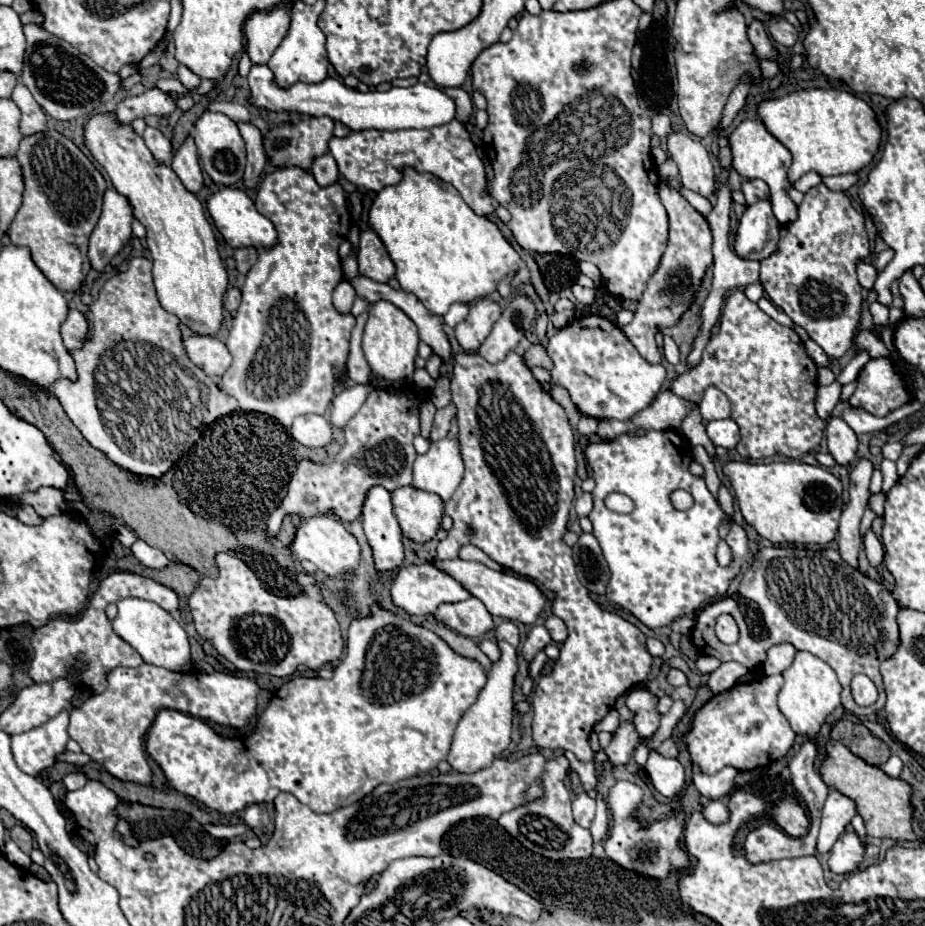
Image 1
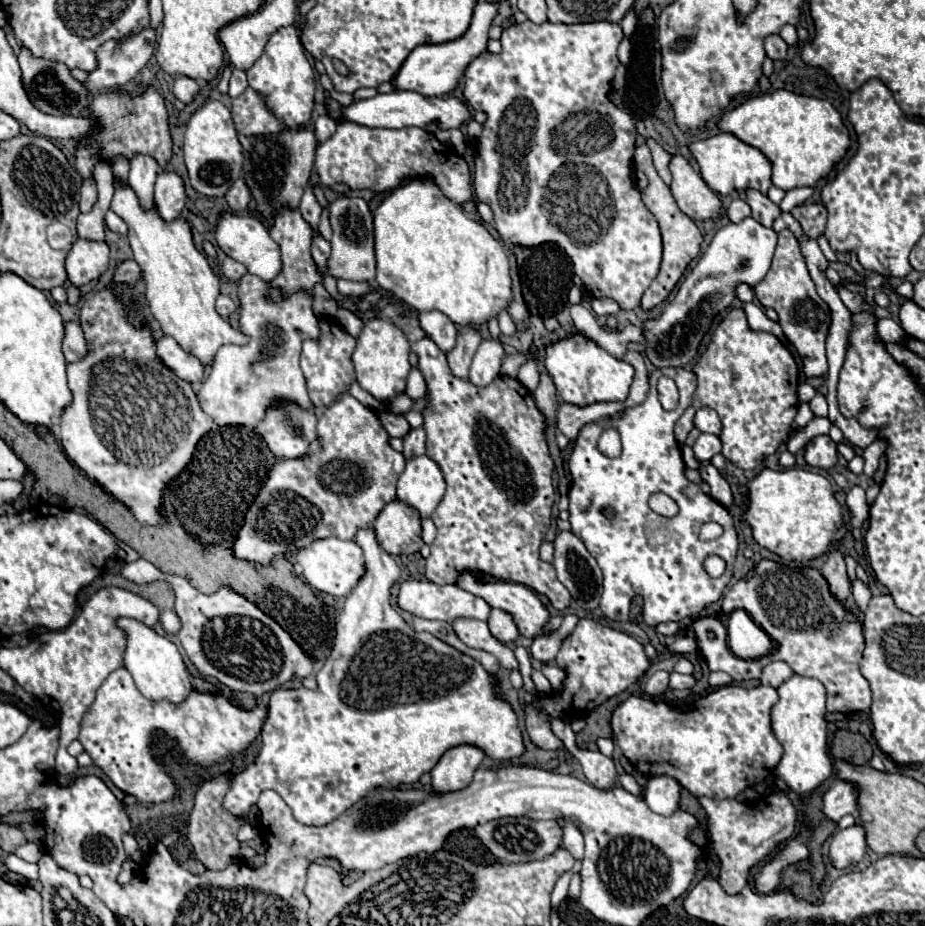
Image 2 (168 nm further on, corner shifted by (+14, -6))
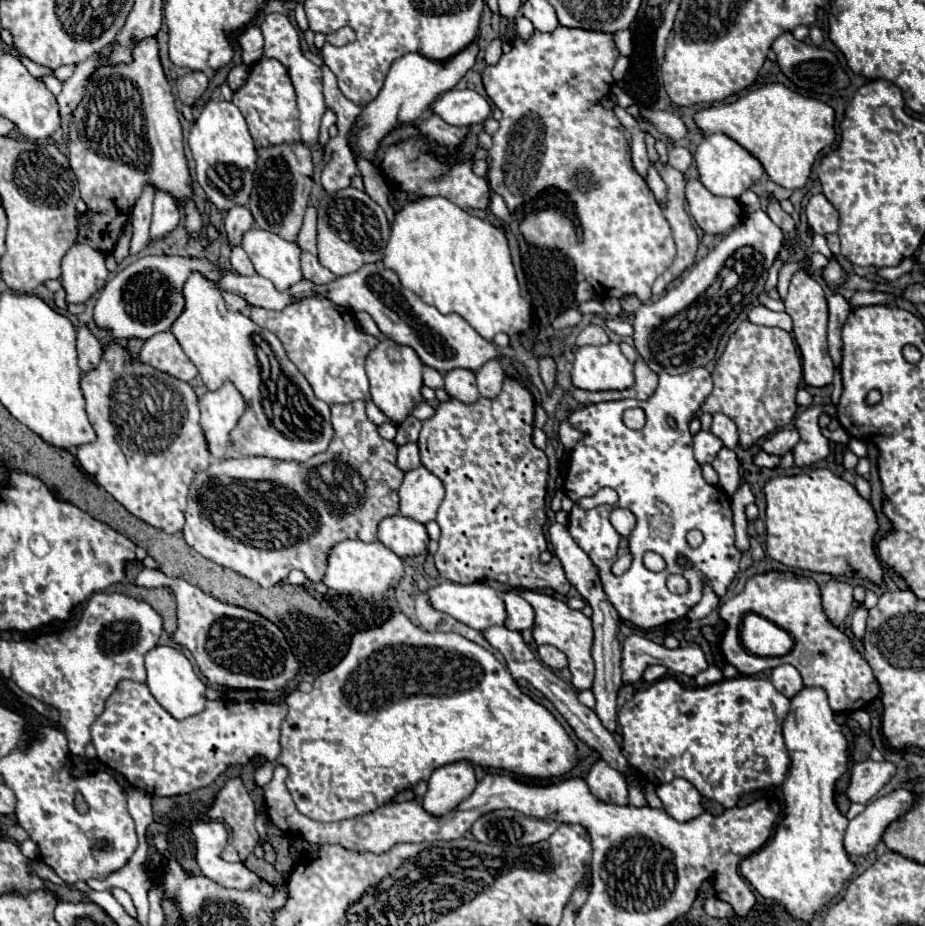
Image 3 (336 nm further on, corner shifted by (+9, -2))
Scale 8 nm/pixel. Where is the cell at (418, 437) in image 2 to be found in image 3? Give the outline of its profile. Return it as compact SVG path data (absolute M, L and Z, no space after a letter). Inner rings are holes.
M405 443L399 447L399 455L397 455L397 465L403 471L415 469L421 465L421 457L419 457L419 445L417 443Z

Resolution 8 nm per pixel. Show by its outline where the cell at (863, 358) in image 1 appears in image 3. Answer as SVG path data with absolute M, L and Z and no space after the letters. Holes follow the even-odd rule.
M819 403L819 405L805 409L803 413L799 413L795 417L795 427L799 429L801 439L793 447L793 455L795 455L795 465L799 465L799 467L817 463L817 461L825 459L831 451L829 439L821 433L821 429L817 425L817 417L821 413L837 413L837 411L835 411L835 405L831 405L831 403Z

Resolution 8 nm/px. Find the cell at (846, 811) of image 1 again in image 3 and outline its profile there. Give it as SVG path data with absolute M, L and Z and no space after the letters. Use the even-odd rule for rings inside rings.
M863 761L863 763L855 763L851 769L851 779L849 779L849 787L845 791L847 799L851 803L867 803L871 801L879 789L889 783L889 779L895 775L895 765L889 761Z

